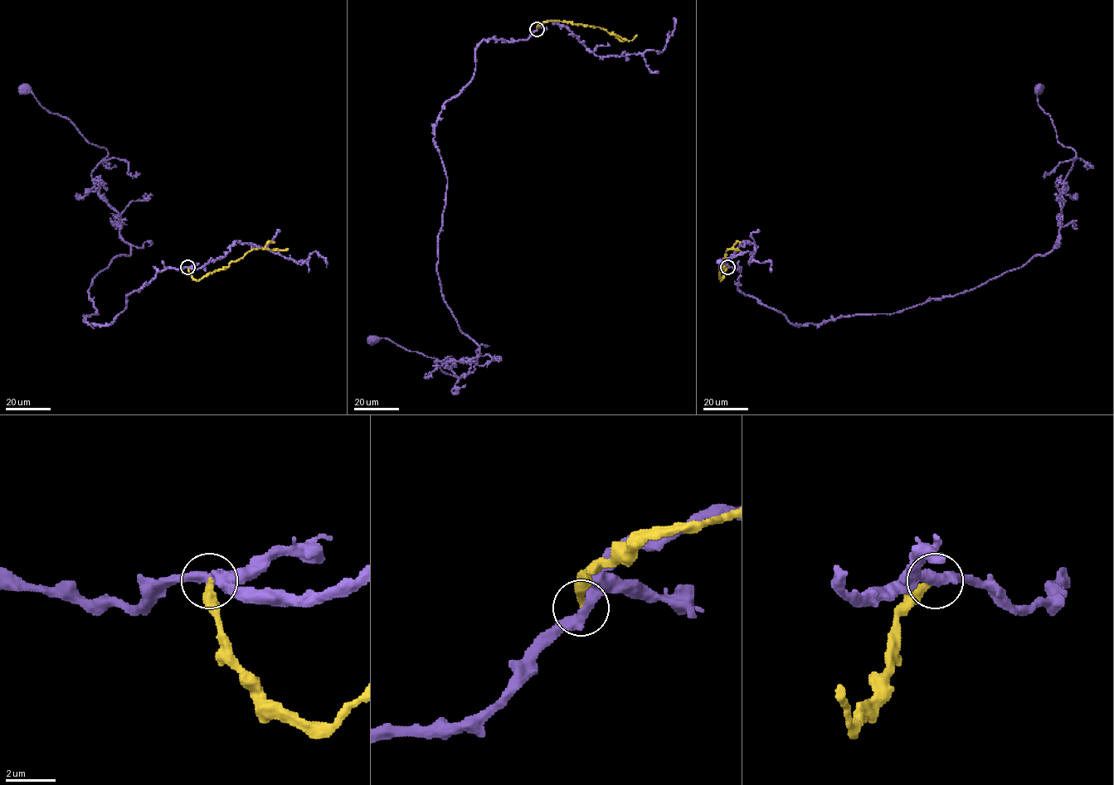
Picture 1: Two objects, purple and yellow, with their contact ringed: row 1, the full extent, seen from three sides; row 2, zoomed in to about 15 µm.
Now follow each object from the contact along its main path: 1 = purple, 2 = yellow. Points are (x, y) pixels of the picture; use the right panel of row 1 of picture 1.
1: (727, 267), (740, 268), (738, 289), (802, 325), (900, 312), (1048, 254), (1076, 152), (1058, 141), (1040, 89)
2: (727, 267), (720, 280), (725, 252), (732, 249), (739, 249), (734, 249)

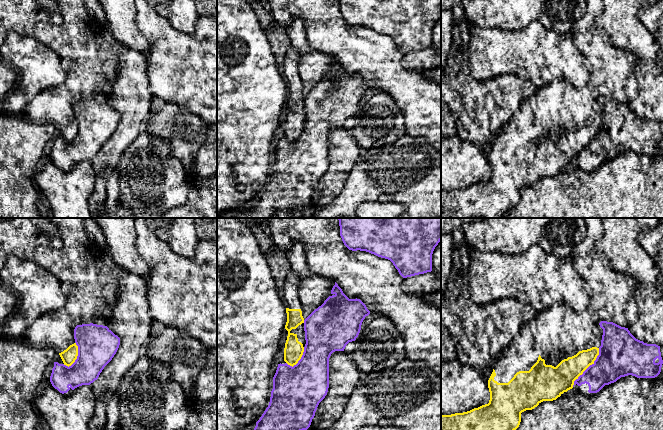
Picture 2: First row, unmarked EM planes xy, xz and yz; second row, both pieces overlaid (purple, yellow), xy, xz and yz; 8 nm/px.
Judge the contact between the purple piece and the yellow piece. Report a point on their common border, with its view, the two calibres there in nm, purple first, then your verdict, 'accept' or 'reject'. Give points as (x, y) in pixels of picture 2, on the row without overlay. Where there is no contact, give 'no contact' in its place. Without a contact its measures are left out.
yz (588, 143) | 320/220 nm | reject

